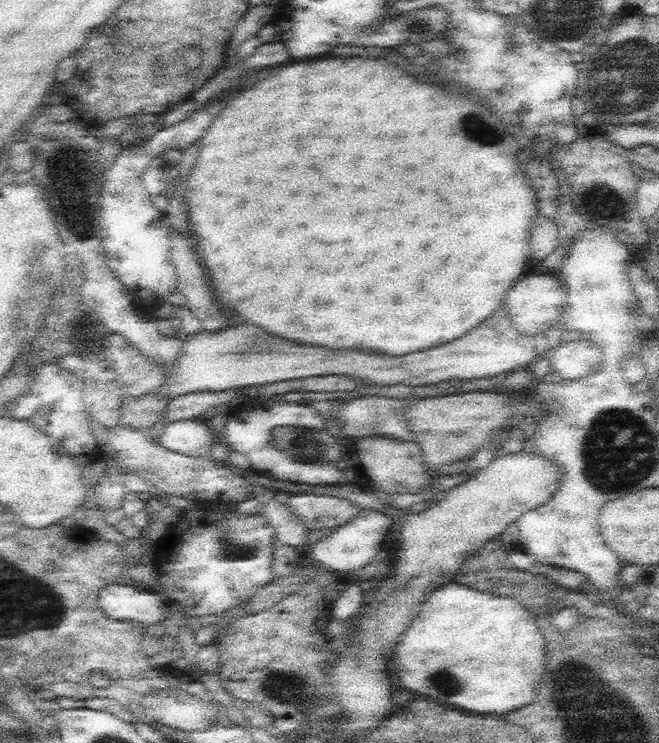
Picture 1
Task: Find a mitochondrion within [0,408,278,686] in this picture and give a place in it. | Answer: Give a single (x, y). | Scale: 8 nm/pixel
(42, 610)

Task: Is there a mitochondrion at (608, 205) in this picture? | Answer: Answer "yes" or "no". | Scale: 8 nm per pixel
yes

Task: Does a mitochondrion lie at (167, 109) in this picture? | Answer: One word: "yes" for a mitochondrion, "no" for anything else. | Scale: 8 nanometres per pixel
no

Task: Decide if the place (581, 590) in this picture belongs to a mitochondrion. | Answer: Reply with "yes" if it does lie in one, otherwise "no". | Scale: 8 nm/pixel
no

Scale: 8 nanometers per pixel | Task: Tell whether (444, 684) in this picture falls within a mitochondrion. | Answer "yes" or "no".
yes

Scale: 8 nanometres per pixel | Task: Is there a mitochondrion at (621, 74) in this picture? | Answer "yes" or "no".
yes

